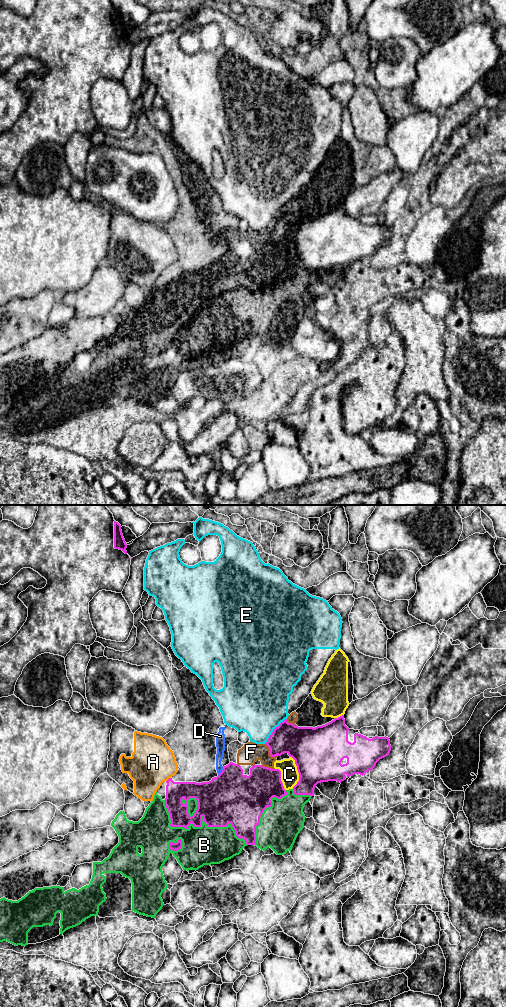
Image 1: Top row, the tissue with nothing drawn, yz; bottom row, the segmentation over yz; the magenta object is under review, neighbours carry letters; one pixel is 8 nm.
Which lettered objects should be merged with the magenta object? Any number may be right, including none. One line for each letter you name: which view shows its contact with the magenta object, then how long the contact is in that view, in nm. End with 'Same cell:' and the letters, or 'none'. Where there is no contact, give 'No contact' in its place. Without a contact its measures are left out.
Same cell: none

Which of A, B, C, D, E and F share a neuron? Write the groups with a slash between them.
A / B / C D F / E

